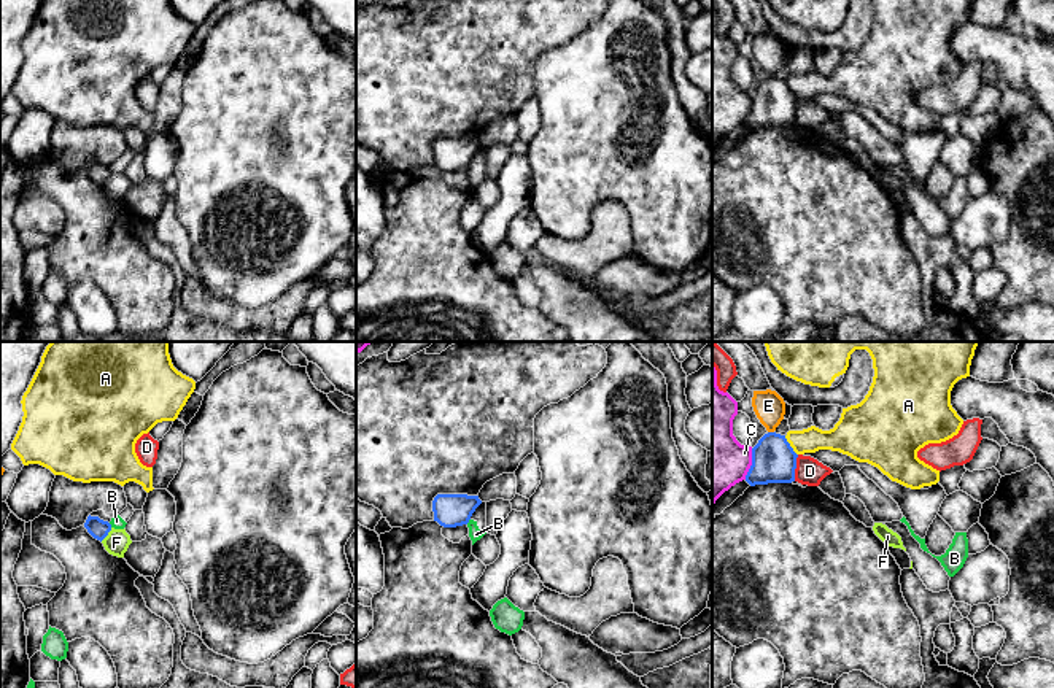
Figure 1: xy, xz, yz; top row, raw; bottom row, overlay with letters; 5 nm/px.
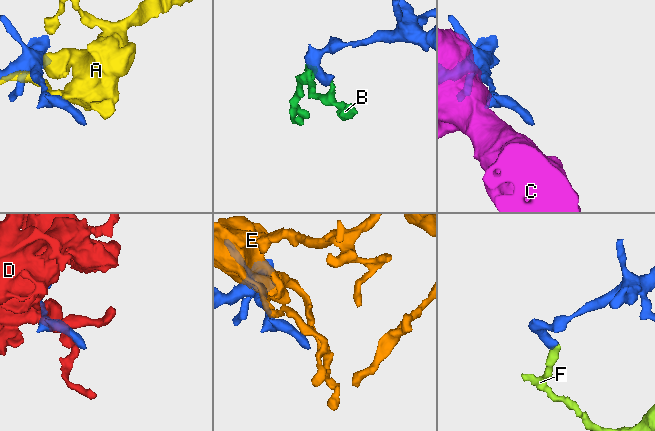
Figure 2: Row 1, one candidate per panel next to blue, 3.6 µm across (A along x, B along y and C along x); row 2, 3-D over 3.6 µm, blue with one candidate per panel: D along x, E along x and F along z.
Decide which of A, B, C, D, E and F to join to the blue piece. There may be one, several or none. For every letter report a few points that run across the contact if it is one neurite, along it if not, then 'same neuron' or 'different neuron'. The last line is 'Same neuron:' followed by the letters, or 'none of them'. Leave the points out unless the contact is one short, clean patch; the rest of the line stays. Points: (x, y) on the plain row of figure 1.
A: different neuron
B: line xz (469, 162), (466, 167); different neuron
C: different neuron
D: different neuron
E: different neuron
F: line xy (112, 172), (100, 185); different neuron
Same neuron: none of them

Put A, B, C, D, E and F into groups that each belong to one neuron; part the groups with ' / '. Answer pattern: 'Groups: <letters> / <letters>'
Groups: A / B / C / D / E / F

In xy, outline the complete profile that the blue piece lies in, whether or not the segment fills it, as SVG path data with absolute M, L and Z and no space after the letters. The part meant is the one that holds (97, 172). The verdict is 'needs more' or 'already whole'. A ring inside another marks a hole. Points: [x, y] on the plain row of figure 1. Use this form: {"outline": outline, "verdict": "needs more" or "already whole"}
{"outline": "M87 160L84 172L87 173L87 176L97 183L97 184L103 184L108 176L111 175L111 168L108 165L100 164L99 160Z", "verdict": "already whole"}

